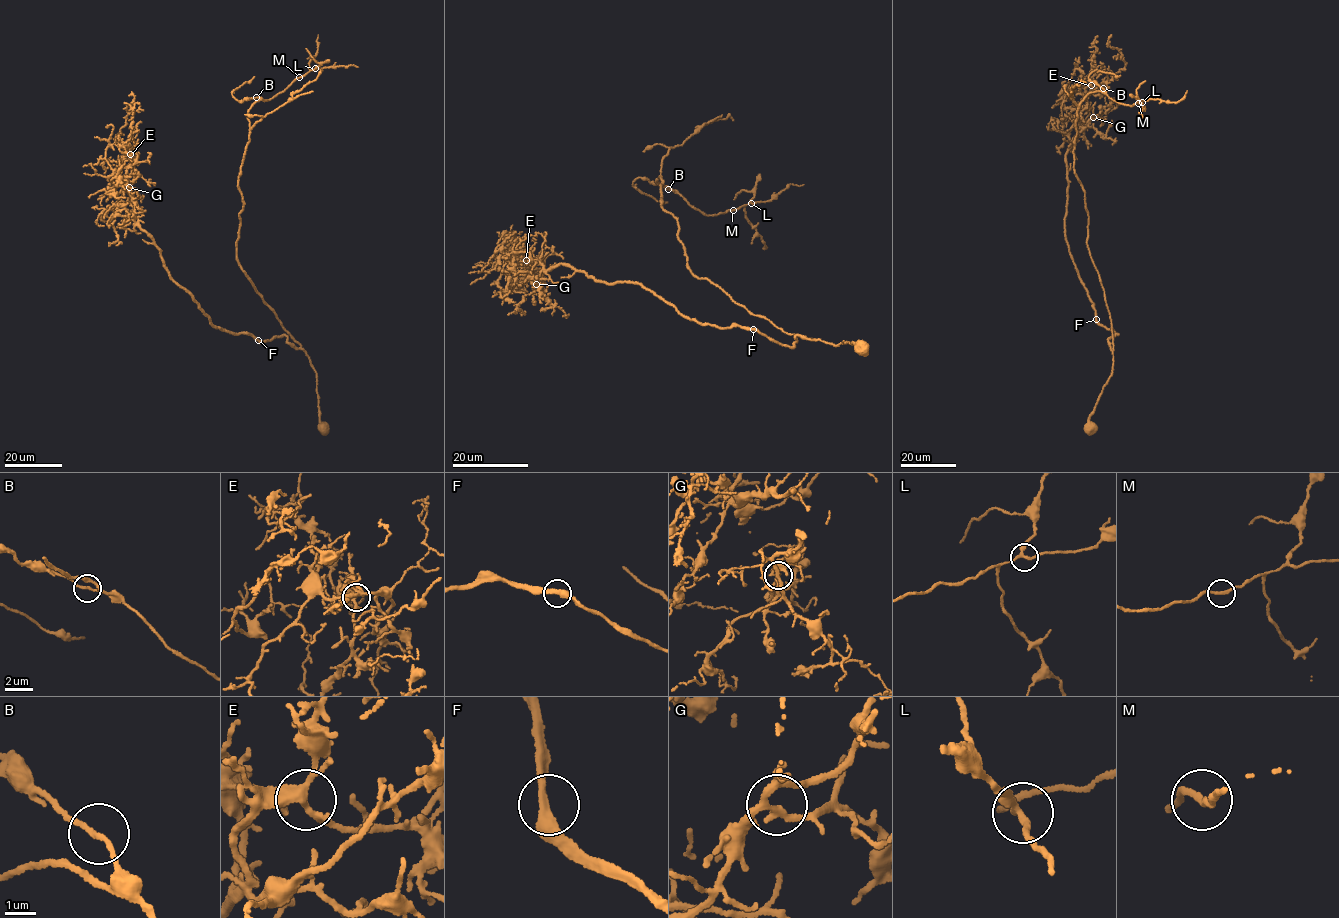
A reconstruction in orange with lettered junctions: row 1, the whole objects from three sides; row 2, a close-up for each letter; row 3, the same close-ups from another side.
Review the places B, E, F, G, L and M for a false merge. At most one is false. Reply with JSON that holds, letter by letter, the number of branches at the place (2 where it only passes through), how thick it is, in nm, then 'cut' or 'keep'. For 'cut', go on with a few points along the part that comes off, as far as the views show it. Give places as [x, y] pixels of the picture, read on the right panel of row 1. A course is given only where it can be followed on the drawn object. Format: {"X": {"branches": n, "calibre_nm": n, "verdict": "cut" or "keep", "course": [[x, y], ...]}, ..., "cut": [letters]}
{"B": {"branches": 2, "calibre_nm": 150, "verdict": "keep"}, "E": {"branches": 3, "calibre_nm": 320, "verdict": "keep"}, "F": {"branches": 2, "calibre_nm": 380, "verdict": "keep"}, "G": {"branches": 3, "calibre_nm": 200, "verdict": "keep"}, "L": {"branches": 3, "calibre_nm": 220, "verdict": "keep"}, "M": {"branches": 2, "calibre_nm": 200, "verdict": "keep"}, "cut": []}

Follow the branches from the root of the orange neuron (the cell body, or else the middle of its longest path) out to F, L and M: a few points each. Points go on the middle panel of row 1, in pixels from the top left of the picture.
F: (862, 348), (859, 342), (843, 341), (835, 345), (797, 335), (796, 342), (789, 347), (753, 329)
L: (862, 348), (787, 333), (691, 273), (677, 220), (660, 204), (661, 176), (656, 181), (707, 215), (751, 203)
M: (862, 348), (787, 333), (691, 273), (677, 220), (660, 204), (661, 176), (656, 181), (707, 215), (732, 211)

